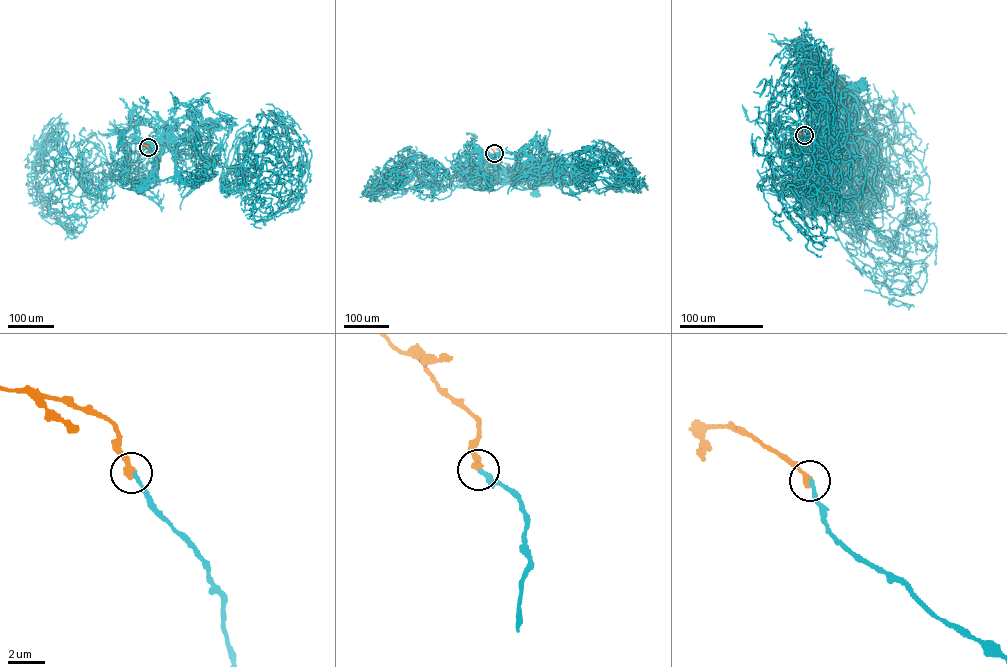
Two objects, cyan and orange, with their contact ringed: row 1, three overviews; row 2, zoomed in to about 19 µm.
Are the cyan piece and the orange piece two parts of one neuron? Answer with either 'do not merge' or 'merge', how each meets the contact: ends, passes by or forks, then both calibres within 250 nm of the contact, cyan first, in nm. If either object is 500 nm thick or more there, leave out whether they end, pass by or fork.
merge | cyan ends | orange ends | 240/360 nm

